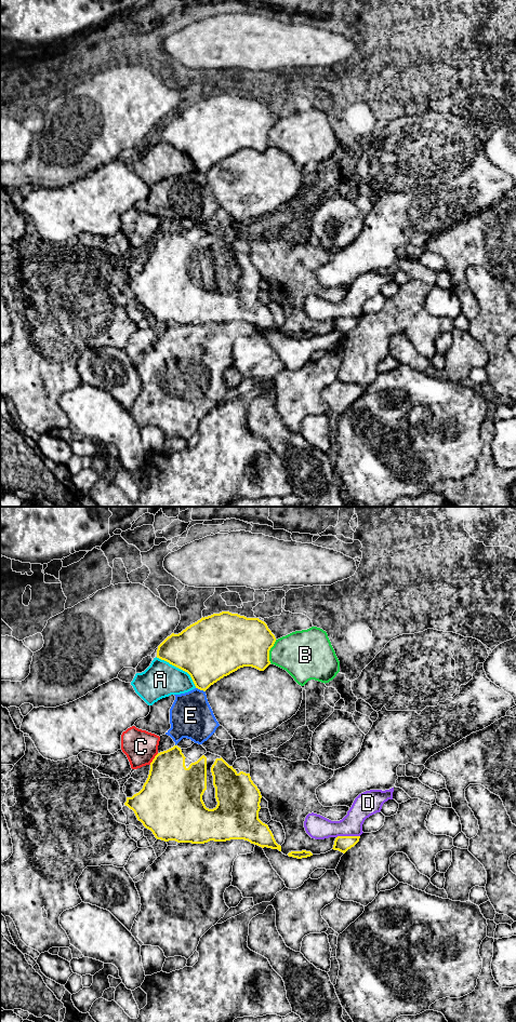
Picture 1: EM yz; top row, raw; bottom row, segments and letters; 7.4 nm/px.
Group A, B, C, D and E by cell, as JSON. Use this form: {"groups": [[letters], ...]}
{"groups": [["A"], ["B"], ["C"], ["D"], ["E"]]}

